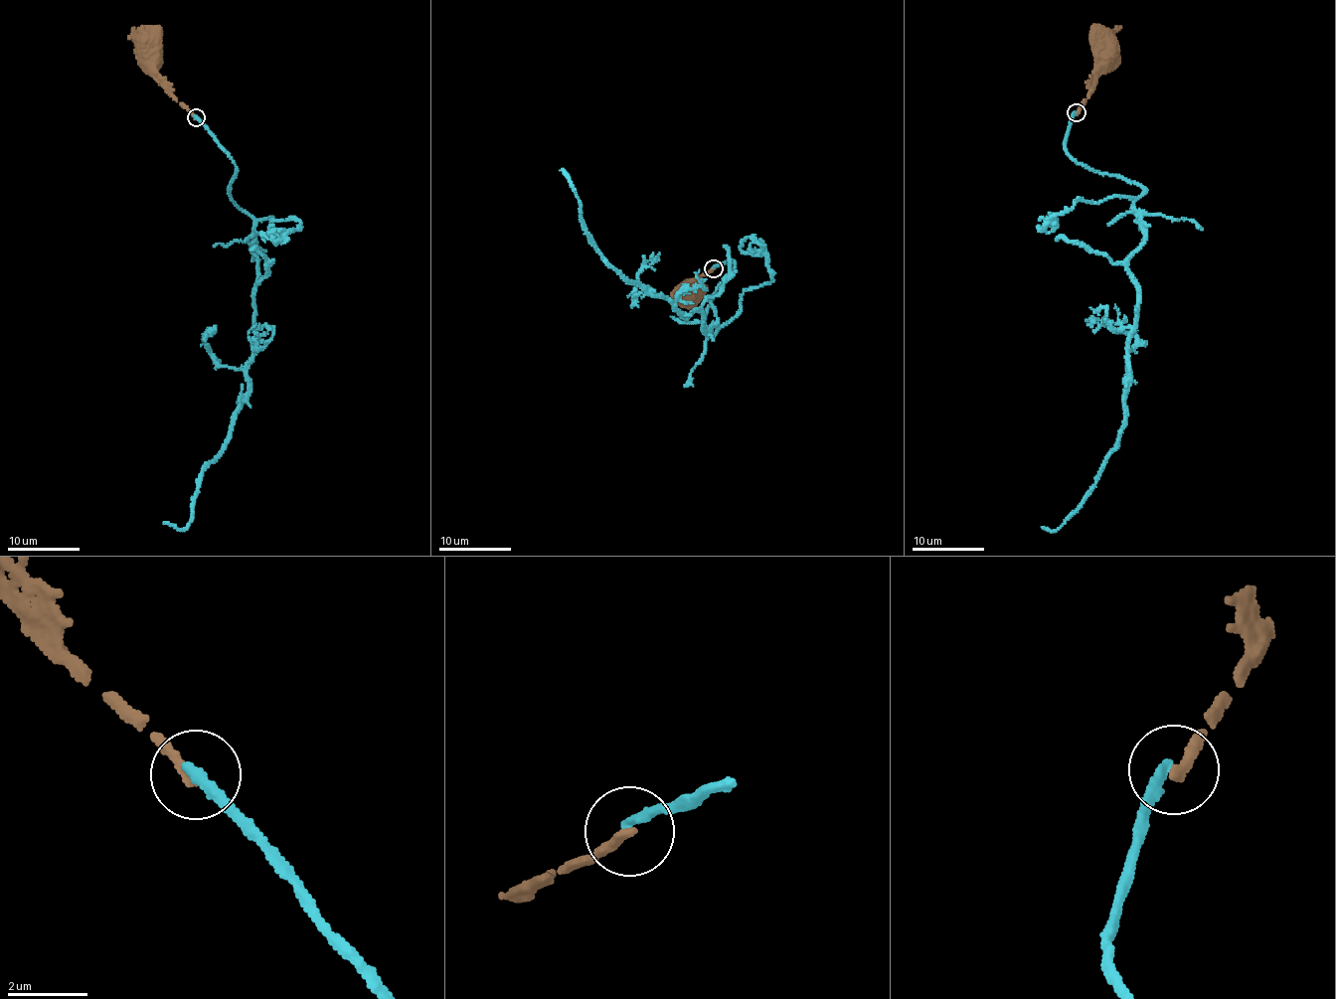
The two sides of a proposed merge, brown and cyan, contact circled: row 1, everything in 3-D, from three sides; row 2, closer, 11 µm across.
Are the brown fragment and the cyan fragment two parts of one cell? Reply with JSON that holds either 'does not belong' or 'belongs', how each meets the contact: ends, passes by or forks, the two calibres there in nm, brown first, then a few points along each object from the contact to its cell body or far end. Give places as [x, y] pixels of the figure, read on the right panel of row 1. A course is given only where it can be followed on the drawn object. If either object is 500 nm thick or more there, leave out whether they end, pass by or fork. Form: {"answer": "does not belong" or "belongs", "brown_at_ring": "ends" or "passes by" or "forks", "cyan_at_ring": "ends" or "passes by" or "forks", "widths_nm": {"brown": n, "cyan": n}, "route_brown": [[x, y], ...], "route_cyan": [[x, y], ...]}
{"answer": "does not belong", "brown_at_ring": "ends", "cyan_at_ring": "ends", "widths_nm": {"brown": 240, "cyan": 280}, "route_brown": [[1077, 113], [1087, 98], [1089, 82], [1097, 69], [1097, 49], [1102, 39]], "route_cyan": [[1075, 113], [1069, 153], [1144, 188], [1143, 246], [1127, 266], [1137, 328], [1119, 439], [1085, 499], [1042, 527]]}

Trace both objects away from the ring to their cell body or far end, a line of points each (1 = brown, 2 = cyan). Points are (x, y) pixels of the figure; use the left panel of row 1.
1: (196, 117), (176, 101), (169, 83), (157, 71), (158, 45), (153, 41)
2: (195, 117), (235, 163), (230, 197), (255, 223), (254, 350), (248, 399), (201, 477), (189, 525), (164, 522)

